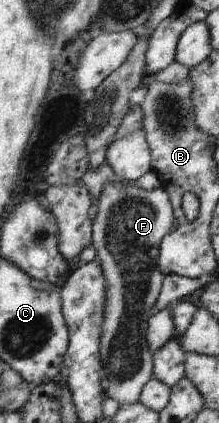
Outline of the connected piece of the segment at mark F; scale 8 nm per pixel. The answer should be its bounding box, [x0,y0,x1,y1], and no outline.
[92,181,176,406]

